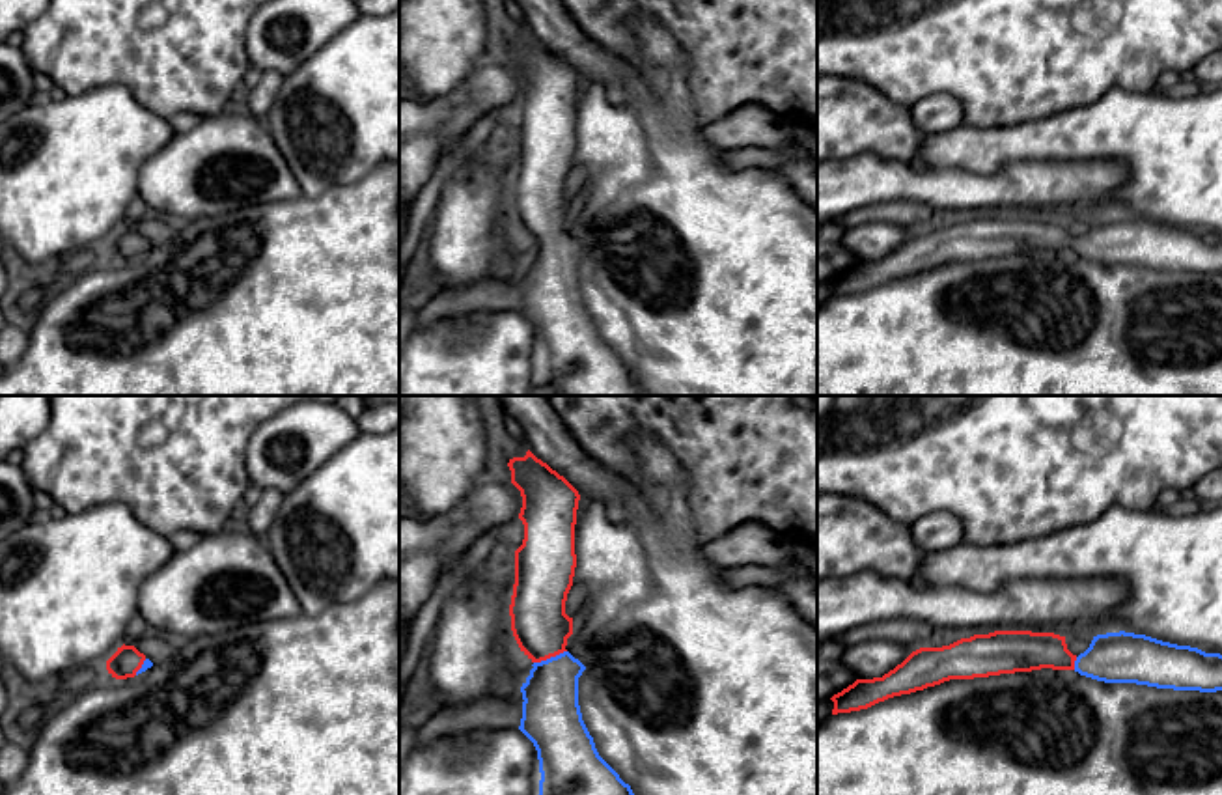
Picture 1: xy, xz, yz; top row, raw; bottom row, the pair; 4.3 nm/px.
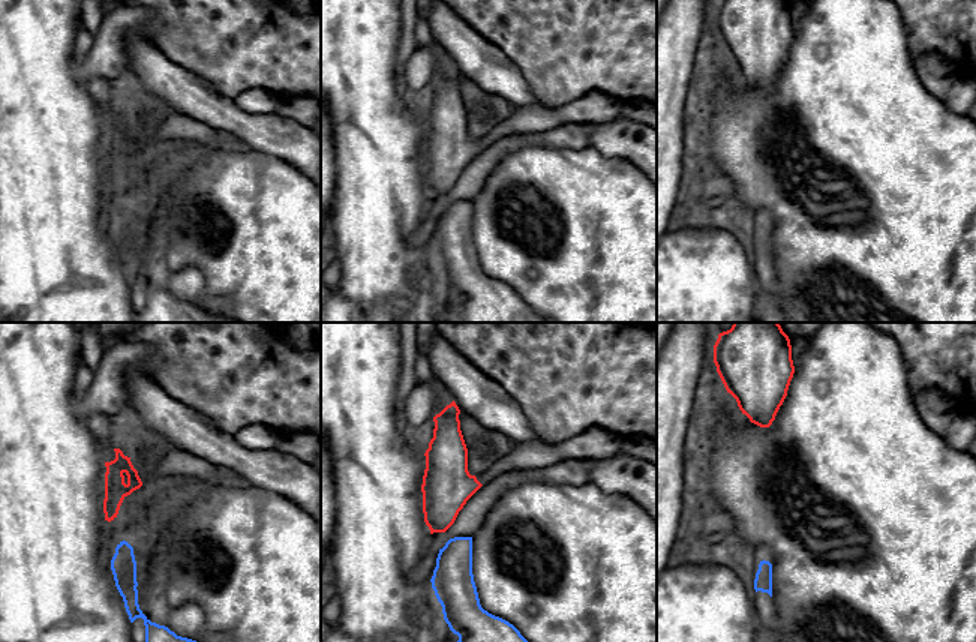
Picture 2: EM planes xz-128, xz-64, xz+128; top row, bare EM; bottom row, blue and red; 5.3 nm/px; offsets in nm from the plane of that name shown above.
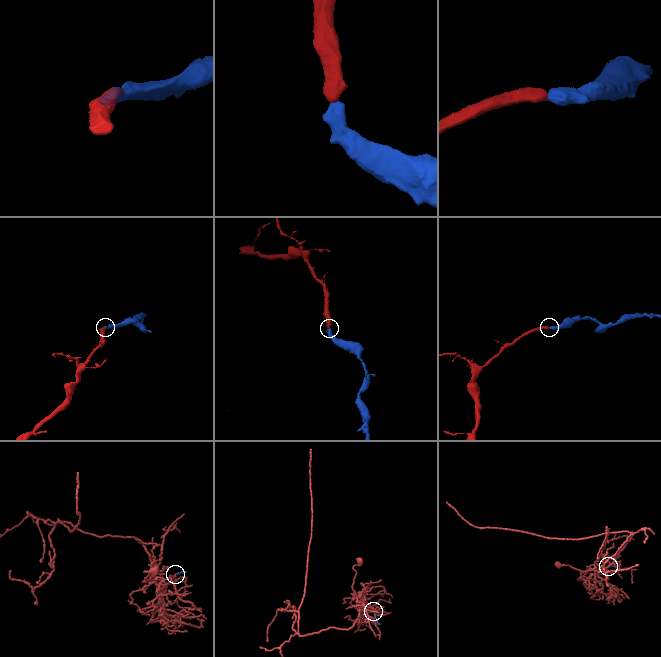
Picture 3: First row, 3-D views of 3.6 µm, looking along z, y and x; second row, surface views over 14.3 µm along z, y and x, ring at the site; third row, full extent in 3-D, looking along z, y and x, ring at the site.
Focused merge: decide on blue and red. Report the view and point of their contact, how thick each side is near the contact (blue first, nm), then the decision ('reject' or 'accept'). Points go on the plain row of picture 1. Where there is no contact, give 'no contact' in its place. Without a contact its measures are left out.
meets blue in xz at (551, 239); 260 nm thick on the blue side, 240 nm on the other; accept

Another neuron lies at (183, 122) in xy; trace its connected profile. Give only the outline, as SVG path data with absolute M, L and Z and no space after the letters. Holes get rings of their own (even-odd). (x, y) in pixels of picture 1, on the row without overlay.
M179 112L168 118L170 127L174 129L175 134L188 132L194 129L203 118L192 112Z

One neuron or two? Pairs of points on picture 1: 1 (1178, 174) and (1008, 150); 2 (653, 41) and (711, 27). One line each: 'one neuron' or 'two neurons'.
1: one neuron
2: two neurons

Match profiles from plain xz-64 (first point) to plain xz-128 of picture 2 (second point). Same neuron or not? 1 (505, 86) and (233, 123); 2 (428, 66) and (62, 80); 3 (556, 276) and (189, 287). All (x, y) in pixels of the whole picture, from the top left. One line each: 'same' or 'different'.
1: same
2: different
3: different

